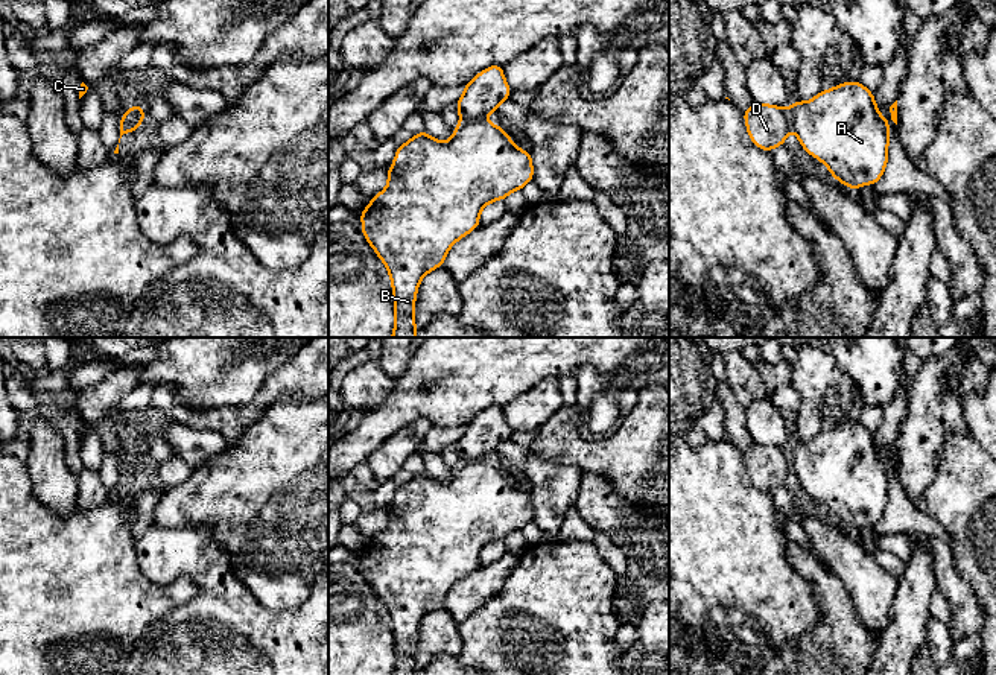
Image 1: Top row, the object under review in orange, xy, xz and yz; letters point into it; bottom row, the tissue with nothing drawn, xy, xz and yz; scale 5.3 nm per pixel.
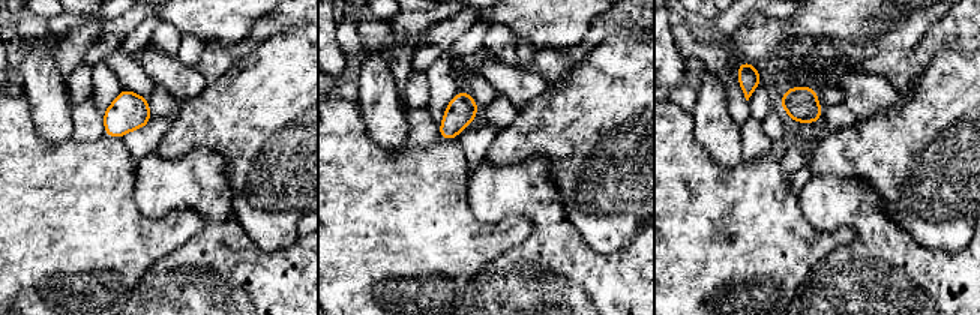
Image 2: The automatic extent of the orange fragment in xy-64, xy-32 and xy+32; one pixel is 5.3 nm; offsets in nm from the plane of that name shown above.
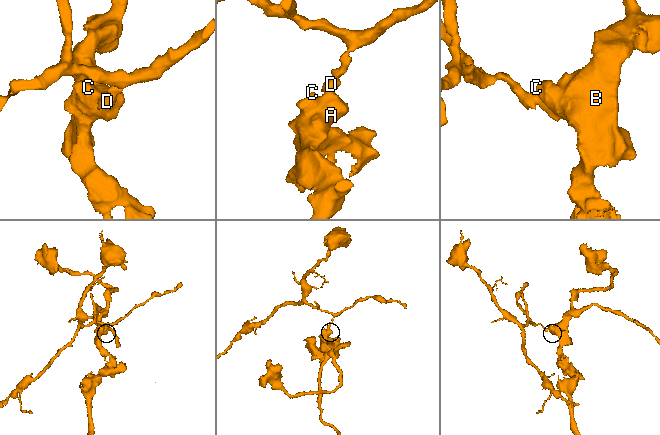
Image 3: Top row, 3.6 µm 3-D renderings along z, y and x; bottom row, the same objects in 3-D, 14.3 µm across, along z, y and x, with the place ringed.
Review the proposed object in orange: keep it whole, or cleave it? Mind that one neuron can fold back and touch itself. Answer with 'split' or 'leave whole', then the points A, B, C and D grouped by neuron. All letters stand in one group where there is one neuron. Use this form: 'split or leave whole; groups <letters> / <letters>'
split; groups A B C / D

